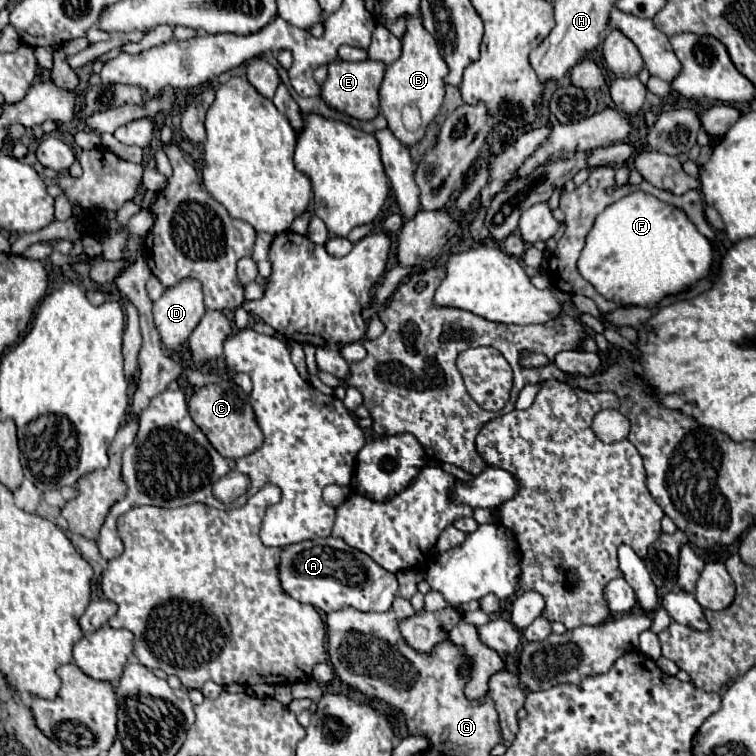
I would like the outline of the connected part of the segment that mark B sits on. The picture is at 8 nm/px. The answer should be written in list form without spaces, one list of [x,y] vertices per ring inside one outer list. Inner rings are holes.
[[[409,14],[405,18],[407,18],[407,32],[401,38],[401,56],[397,62],[387,66],[387,72],[385,72],[381,90],[379,90],[379,98],[381,98],[381,110],[389,122],[389,130],[395,134],[395,138],[401,144],[413,146],[423,138],[427,124],[435,118],[435,114],[439,112],[439,108],[443,104],[443,96],[445,96],[443,78],[447,76],[449,70],[437,50],[437,42],[435,42],[433,34],[429,34],[425,30],[425,26],[421,22],[421,14]],[[405,104],[415,104],[421,110],[423,124],[417,132],[407,132],[405,126],[401,124],[401,110]]]

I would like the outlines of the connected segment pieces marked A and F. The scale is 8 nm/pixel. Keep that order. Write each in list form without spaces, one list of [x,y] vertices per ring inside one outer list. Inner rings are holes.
[[[333,536],[285,548],[281,554],[279,576],[281,586],[289,596],[303,604],[311,604],[325,614],[343,606],[353,606],[361,612],[385,612],[397,598],[397,578],[391,572],[383,570],[367,554],[353,550],[343,538]],[[355,578],[359,578],[359,582]]]
[[[641,190],[613,202],[595,218],[577,260],[579,274],[603,298],[623,308],[655,308],[665,296],[683,292],[705,278],[711,266],[713,246],[693,226],[687,214]]]

